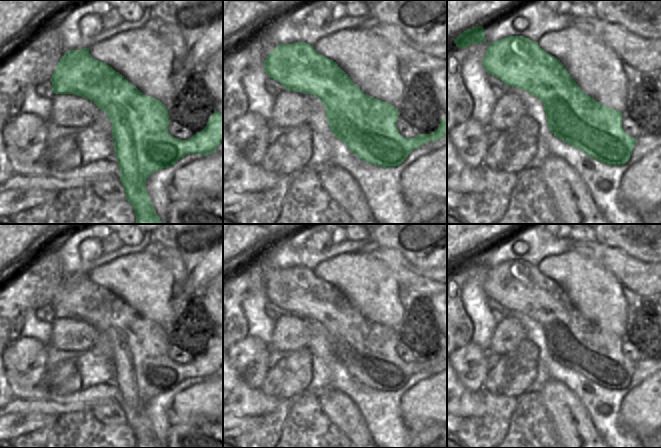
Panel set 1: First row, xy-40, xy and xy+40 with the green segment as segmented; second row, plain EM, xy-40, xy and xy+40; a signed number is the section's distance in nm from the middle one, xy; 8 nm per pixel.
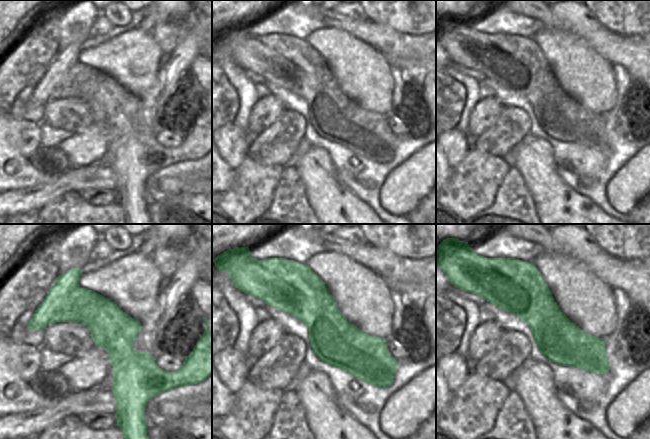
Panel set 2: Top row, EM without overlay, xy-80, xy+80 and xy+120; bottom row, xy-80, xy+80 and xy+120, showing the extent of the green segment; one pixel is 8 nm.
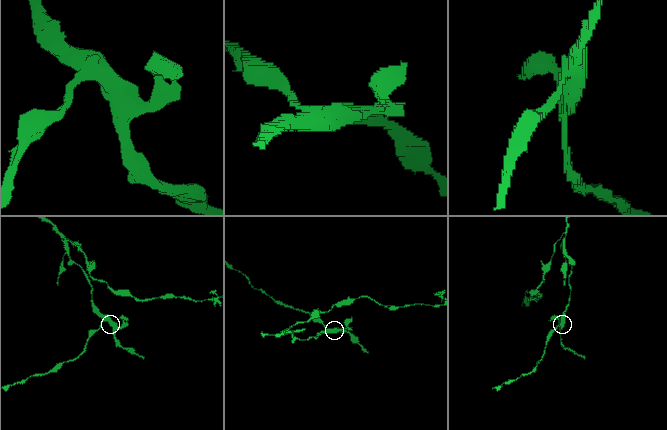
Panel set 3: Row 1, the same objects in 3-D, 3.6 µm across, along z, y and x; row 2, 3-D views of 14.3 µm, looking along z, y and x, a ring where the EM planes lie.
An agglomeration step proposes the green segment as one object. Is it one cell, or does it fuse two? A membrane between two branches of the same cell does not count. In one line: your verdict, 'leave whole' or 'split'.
split

